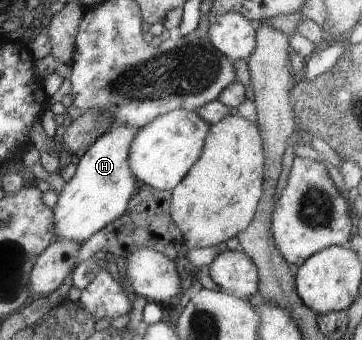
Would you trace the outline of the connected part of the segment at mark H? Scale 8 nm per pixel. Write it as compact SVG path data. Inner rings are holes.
M110 126L105 134L99 135L78 154L77 166L72 178L64 182L52 210L53 237L81 243L95 231L122 215L128 200L136 191L136 178L127 163L127 148L140 128Z

